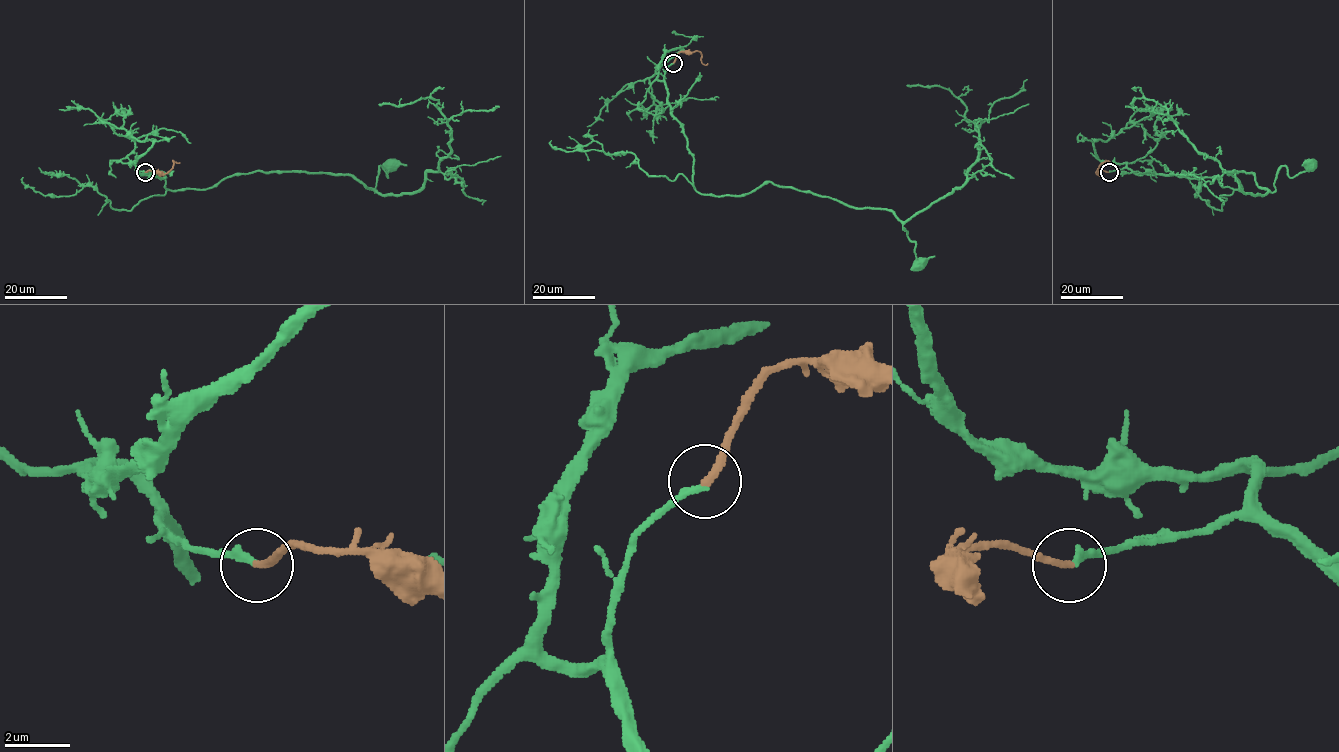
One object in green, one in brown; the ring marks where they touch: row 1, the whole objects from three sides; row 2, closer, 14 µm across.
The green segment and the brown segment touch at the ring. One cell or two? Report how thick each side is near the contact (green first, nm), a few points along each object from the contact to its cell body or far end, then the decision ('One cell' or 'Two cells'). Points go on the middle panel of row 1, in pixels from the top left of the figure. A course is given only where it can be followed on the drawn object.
Thickness 220 nm (green) against 220 nm. Course of green: (673, 63), (664, 77), (668, 104), (698, 192), (743, 195), (772, 182), (889, 209), (921, 265). Course of brown: (673, 63), (679, 52), (689, 51), (701, 53), (701, 60), (708, 63). One cell

